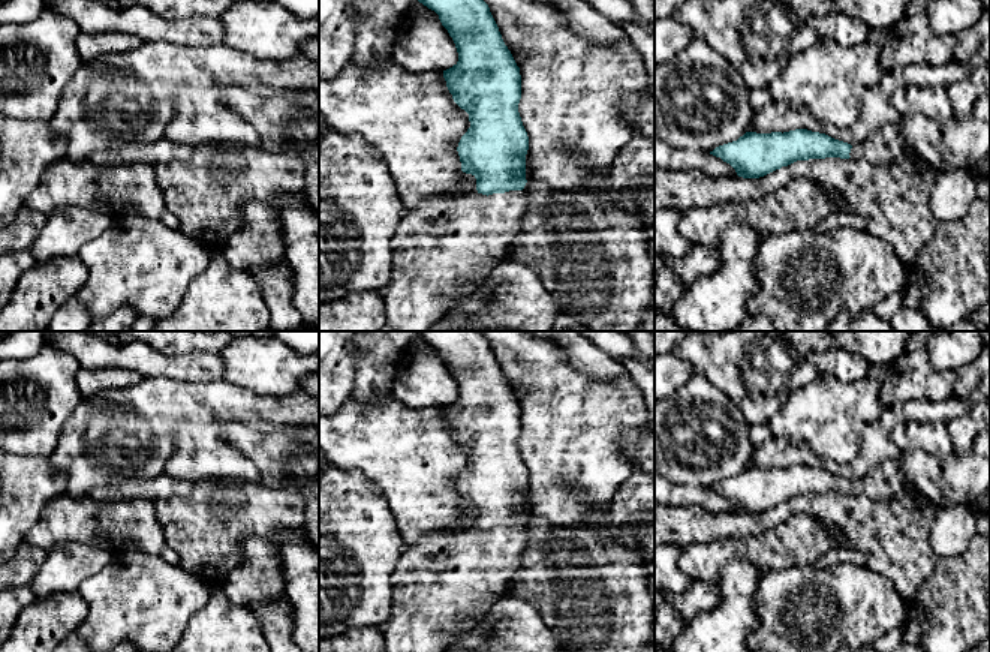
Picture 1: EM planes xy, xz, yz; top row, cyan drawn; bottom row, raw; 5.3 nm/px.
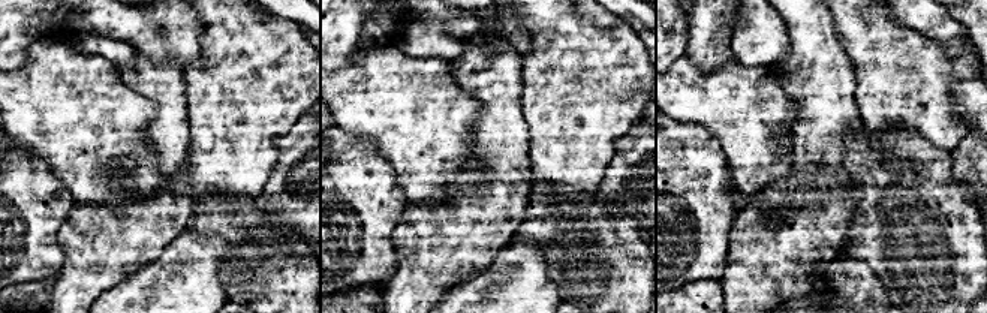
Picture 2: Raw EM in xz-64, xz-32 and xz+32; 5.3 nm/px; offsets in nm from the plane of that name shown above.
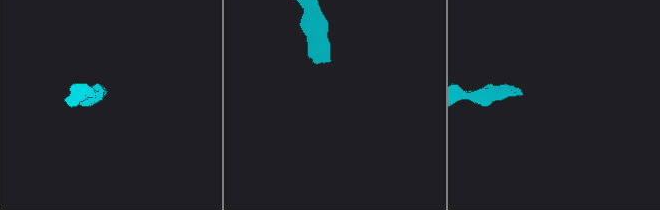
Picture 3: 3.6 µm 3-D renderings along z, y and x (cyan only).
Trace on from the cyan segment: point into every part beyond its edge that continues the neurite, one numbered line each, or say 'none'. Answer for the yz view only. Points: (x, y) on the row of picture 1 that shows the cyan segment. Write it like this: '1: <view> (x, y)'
1: yz (884, 147)

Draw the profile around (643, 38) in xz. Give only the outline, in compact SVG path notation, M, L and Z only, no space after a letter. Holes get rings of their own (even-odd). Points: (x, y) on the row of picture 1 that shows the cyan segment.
M629 0L637 15L647 21L647 27L634 21L620 21L617 25L626 33L644 58L650 76L650 94L655 97L655 0Z

